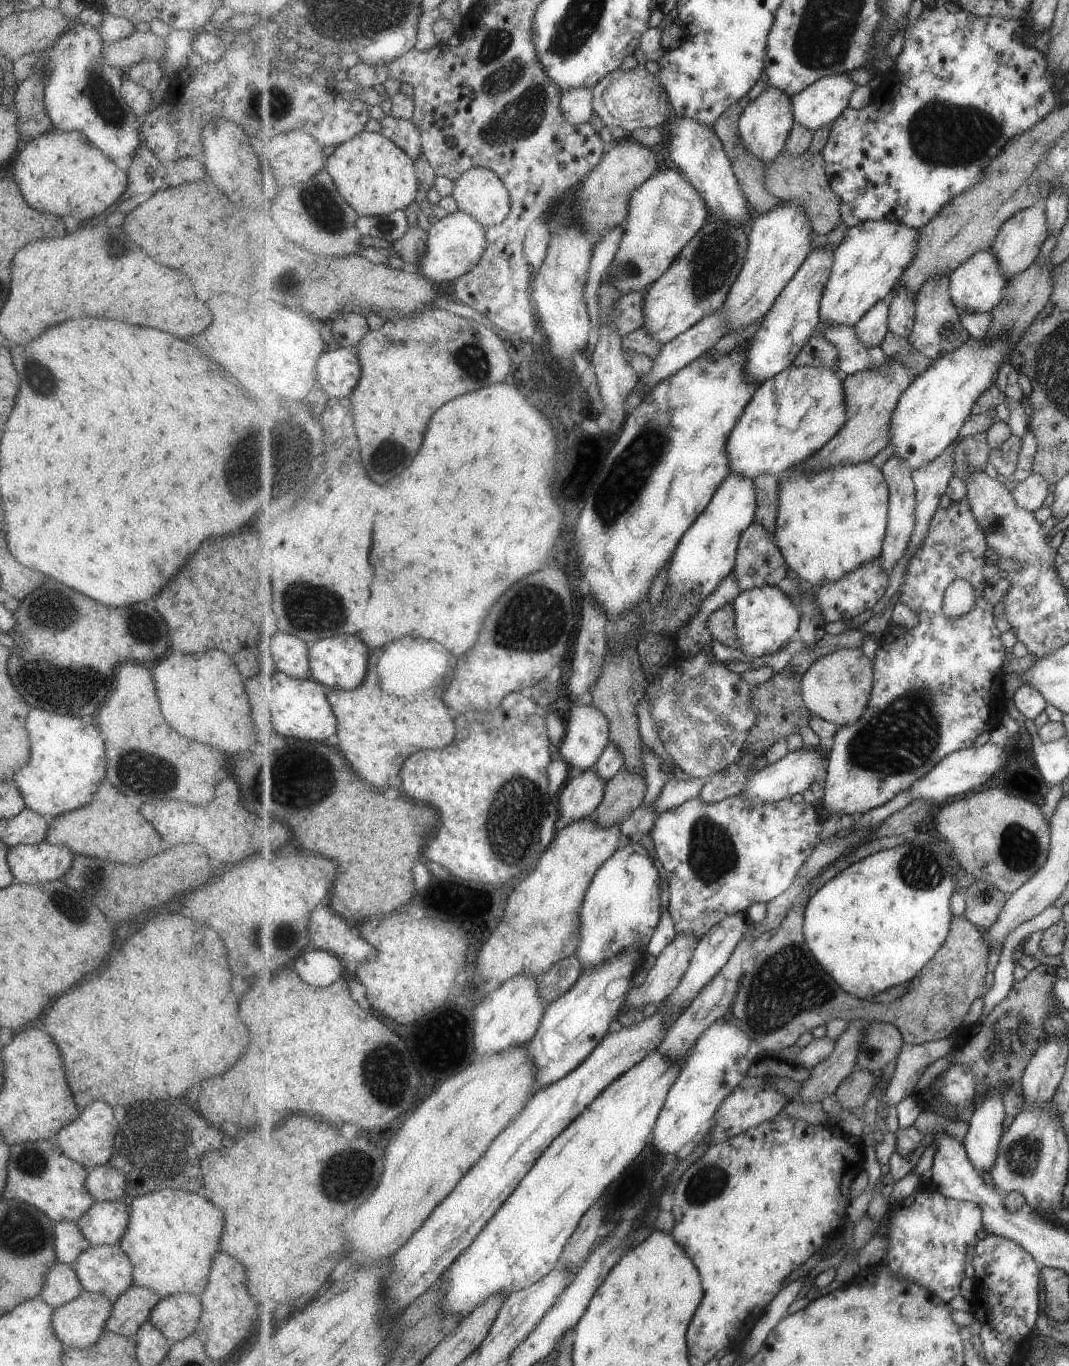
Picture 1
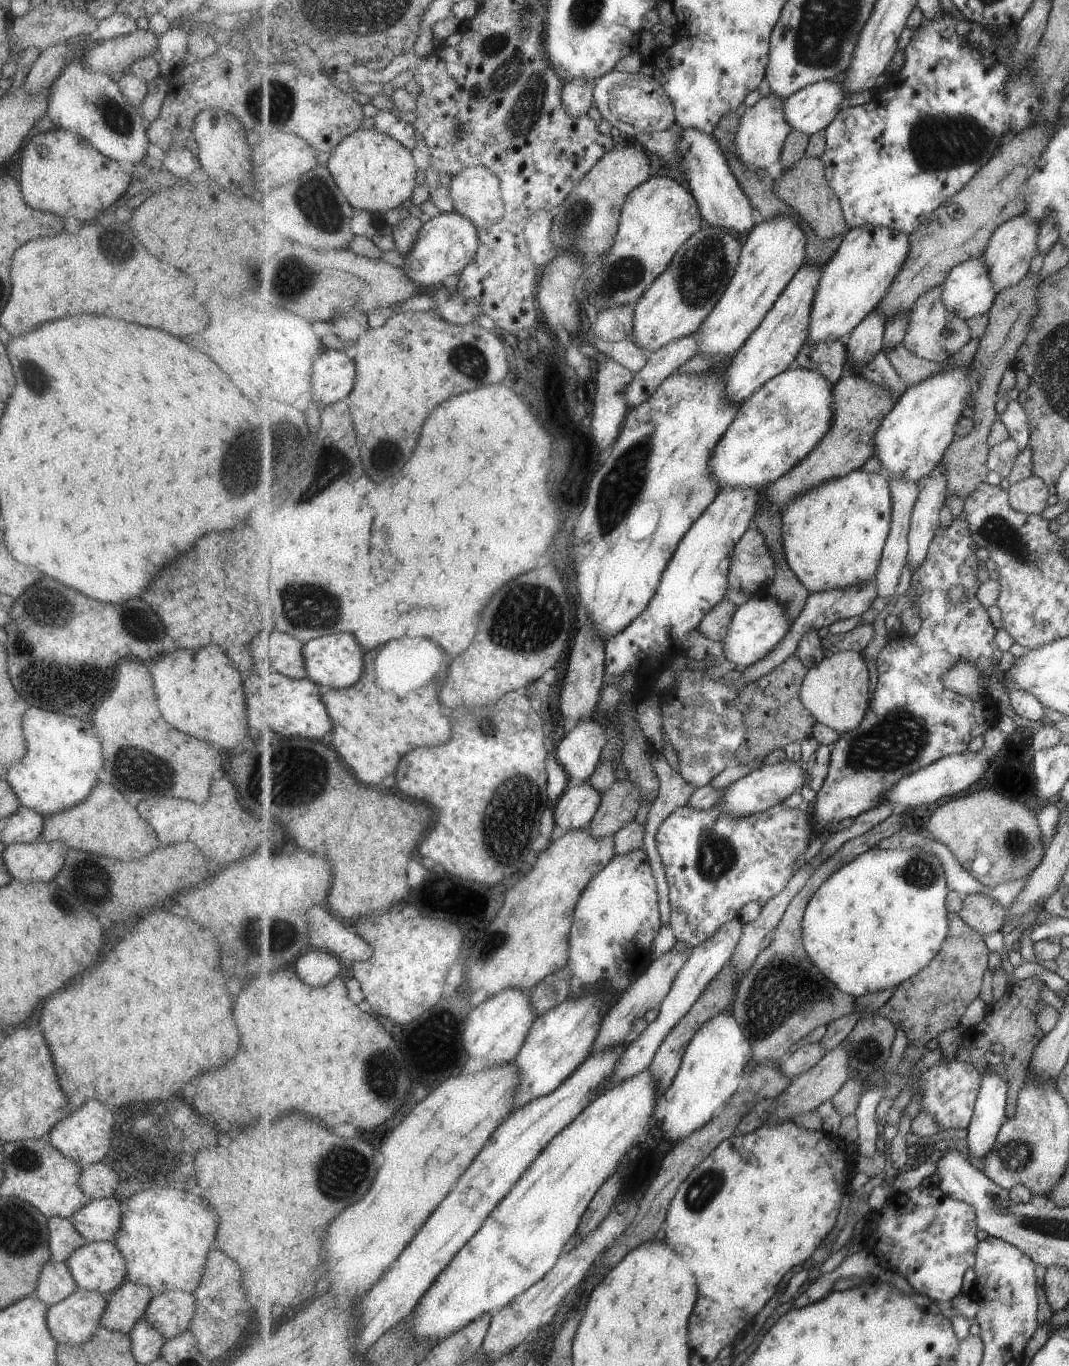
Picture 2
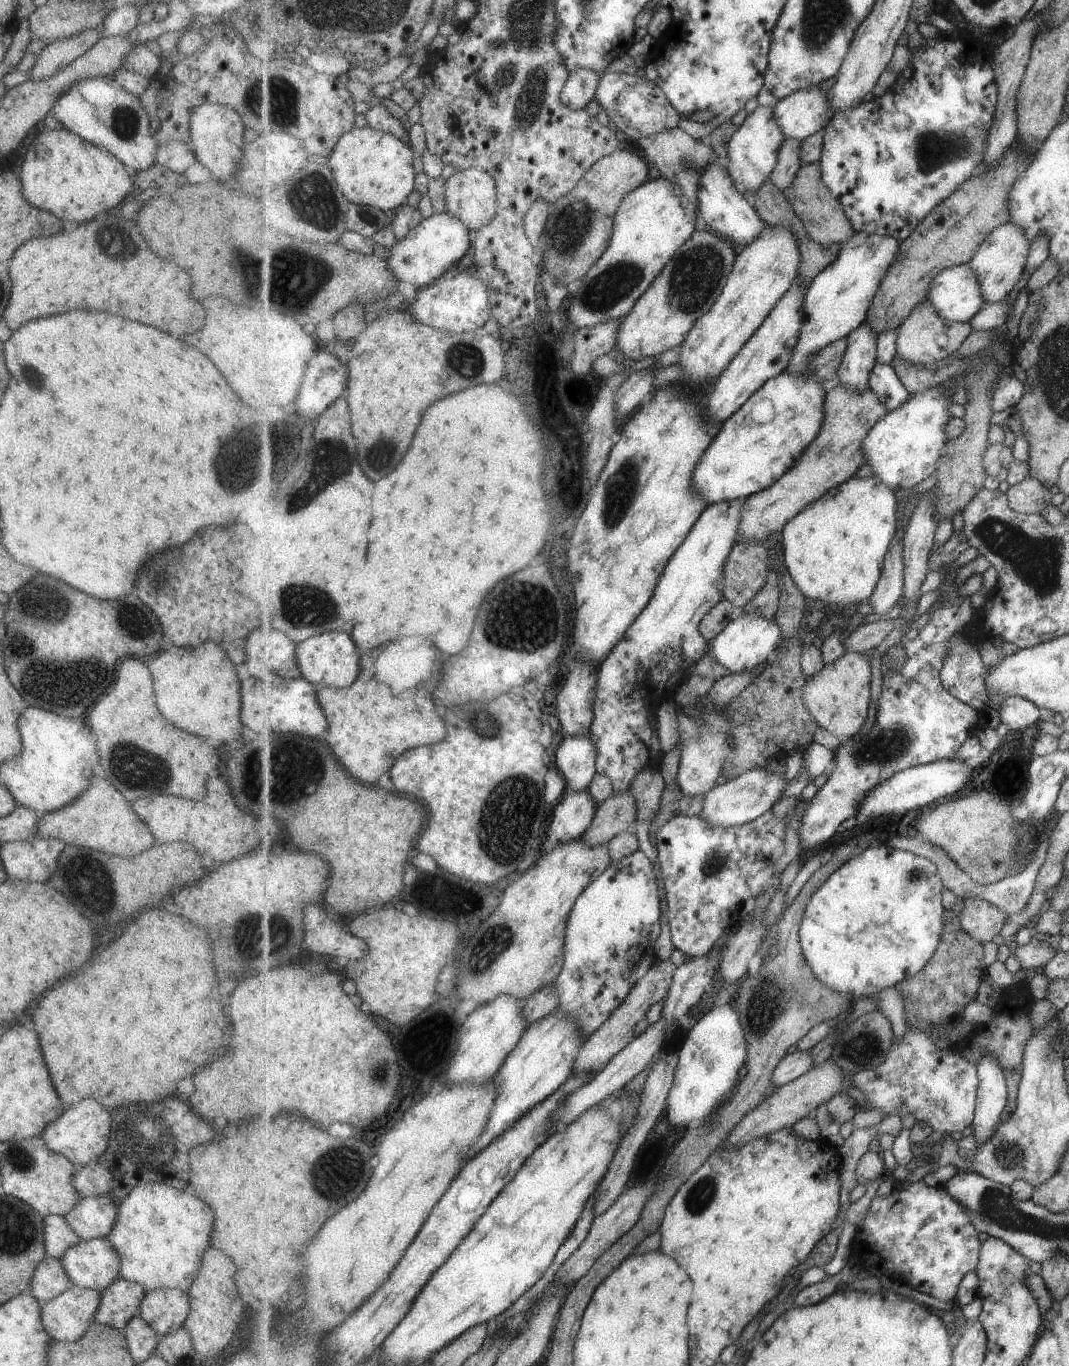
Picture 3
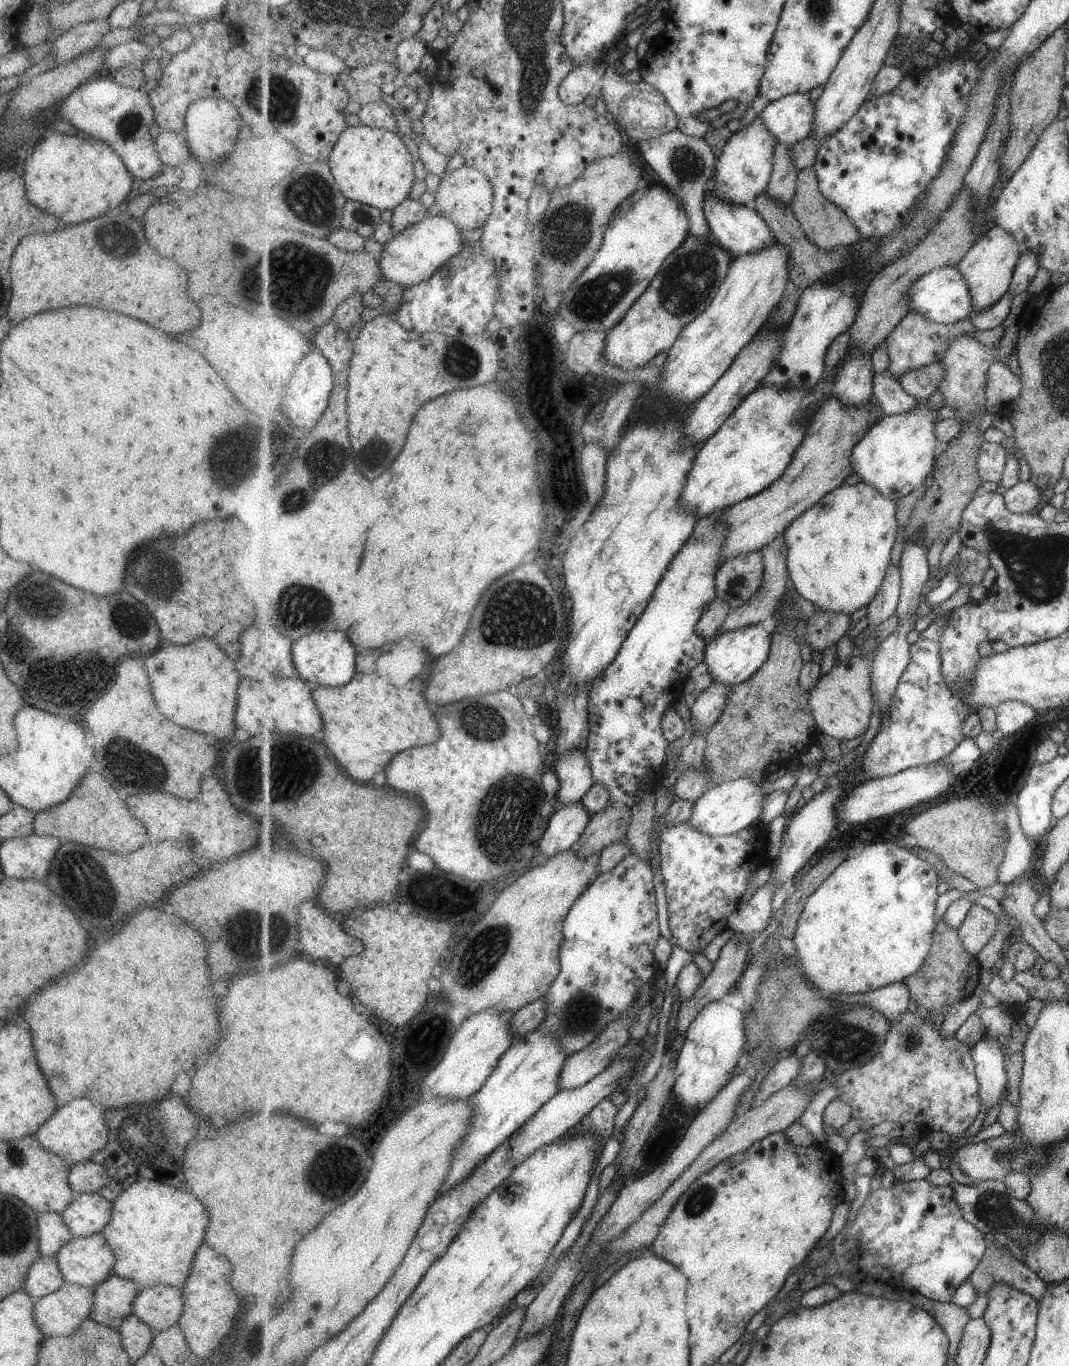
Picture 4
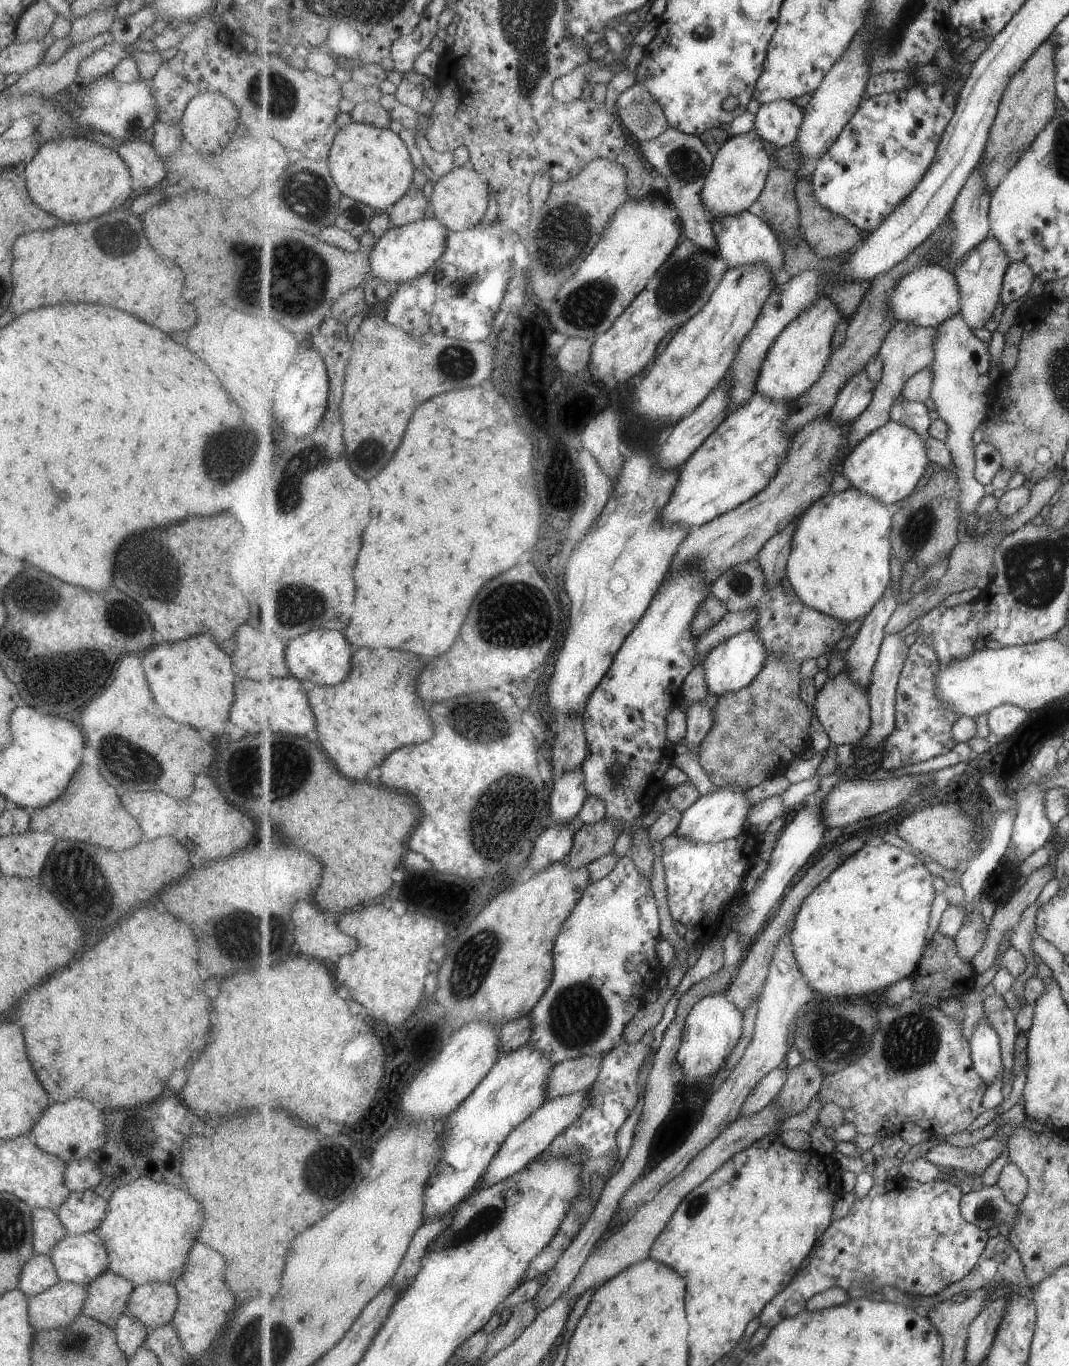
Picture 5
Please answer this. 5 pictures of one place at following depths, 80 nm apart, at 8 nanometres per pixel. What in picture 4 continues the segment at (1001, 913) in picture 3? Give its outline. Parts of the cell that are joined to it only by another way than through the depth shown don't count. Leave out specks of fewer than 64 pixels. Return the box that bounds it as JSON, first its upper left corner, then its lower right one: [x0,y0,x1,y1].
[958,904,998,955]

